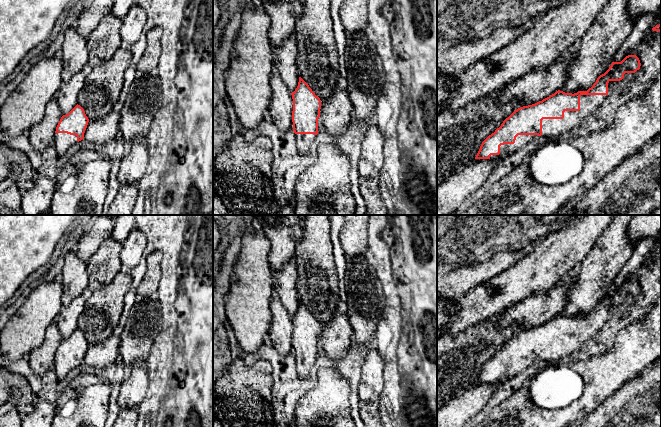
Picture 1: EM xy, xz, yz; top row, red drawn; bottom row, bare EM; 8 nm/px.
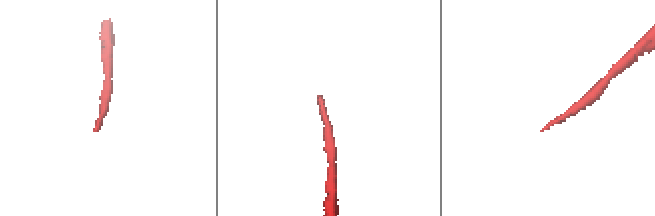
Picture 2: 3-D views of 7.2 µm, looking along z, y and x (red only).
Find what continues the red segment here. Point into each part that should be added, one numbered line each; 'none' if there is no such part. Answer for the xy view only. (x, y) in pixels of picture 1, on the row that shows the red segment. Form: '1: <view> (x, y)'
1: xy (62, 141)

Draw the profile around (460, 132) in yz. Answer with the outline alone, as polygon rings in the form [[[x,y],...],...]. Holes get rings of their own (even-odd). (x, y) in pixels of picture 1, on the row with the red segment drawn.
[[[499,92],[456,109],[437,112],[437,187],[472,162],[482,142],[519,108],[519,102],[500,104]]]

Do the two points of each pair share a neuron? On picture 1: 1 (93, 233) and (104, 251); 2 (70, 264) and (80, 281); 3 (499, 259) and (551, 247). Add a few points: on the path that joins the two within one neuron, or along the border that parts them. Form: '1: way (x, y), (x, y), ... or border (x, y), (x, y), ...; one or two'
1: border (110, 237), (102, 242), (86, 262); two
2: way (74, 268), (74, 275), (76, 277); one
3: border (532, 247), (521, 258), (507, 267); two

